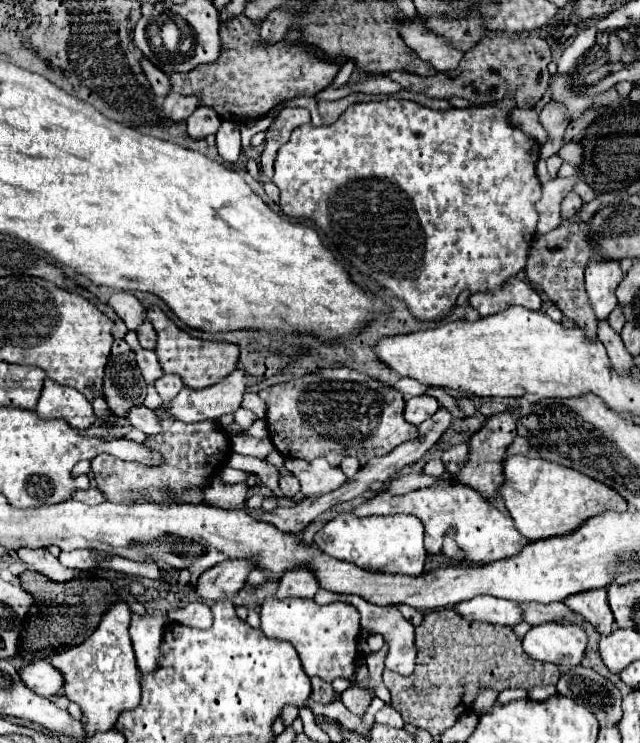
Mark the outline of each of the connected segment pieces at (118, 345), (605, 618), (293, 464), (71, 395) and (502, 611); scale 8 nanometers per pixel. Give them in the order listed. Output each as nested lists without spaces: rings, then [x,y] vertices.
[[[123,339],[113,343],[105,367],[103,393],[111,411],[119,417],[125,417],[125,411],[129,411],[129,407],[143,405],[143,399],[147,395],[147,385],[133,359],[133,351]]]
[[[605,587],[581,591],[579,595],[569,595],[563,603],[569,609],[573,609],[575,613],[583,615],[601,635],[609,635],[613,631],[615,619],[609,609],[609,603],[607,603],[607,589]]]
[[[287,459],[285,467],[299,479],[301,493],[305,497],[331,493],[347,483],[347,475],[339,467],[331,467],[325,459],[315,459],[313,463],[305,463],[303,459]]]
[[[45,377],[45,385],[35,413],[43,419],[65,419],[75,429],[85,429],[95,421],[91,401],[73,387],[63,387]]]
[[[489,595],[473,597],[465,603],[455,605],[455,609],[469,621],[487,621],[497,625],[517,625],[523,621],[523,609],[517,601],[497,599]]]

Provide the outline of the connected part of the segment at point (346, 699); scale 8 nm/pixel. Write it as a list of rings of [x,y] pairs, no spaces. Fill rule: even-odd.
[[[349,687],[347,691],[343,691],[341,701],[355,715],[363,715],[365,709],[371,705],[369,693],[365,689],[361,689],[361,687]]]

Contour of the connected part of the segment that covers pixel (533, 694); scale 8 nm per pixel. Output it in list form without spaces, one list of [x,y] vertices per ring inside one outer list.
[[[535,687],[533,691],[529,691],[529,699],[531,701],[545,701],[545,699],[549,699],[555,693],[557,693],[555,687]]]

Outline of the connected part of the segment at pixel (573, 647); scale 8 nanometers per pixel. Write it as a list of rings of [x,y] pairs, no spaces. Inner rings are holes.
[[[577,623],[535,625],[523,637],[523,649],[529,657],[555,665],[579,665],[587,645],[587,635]]]

